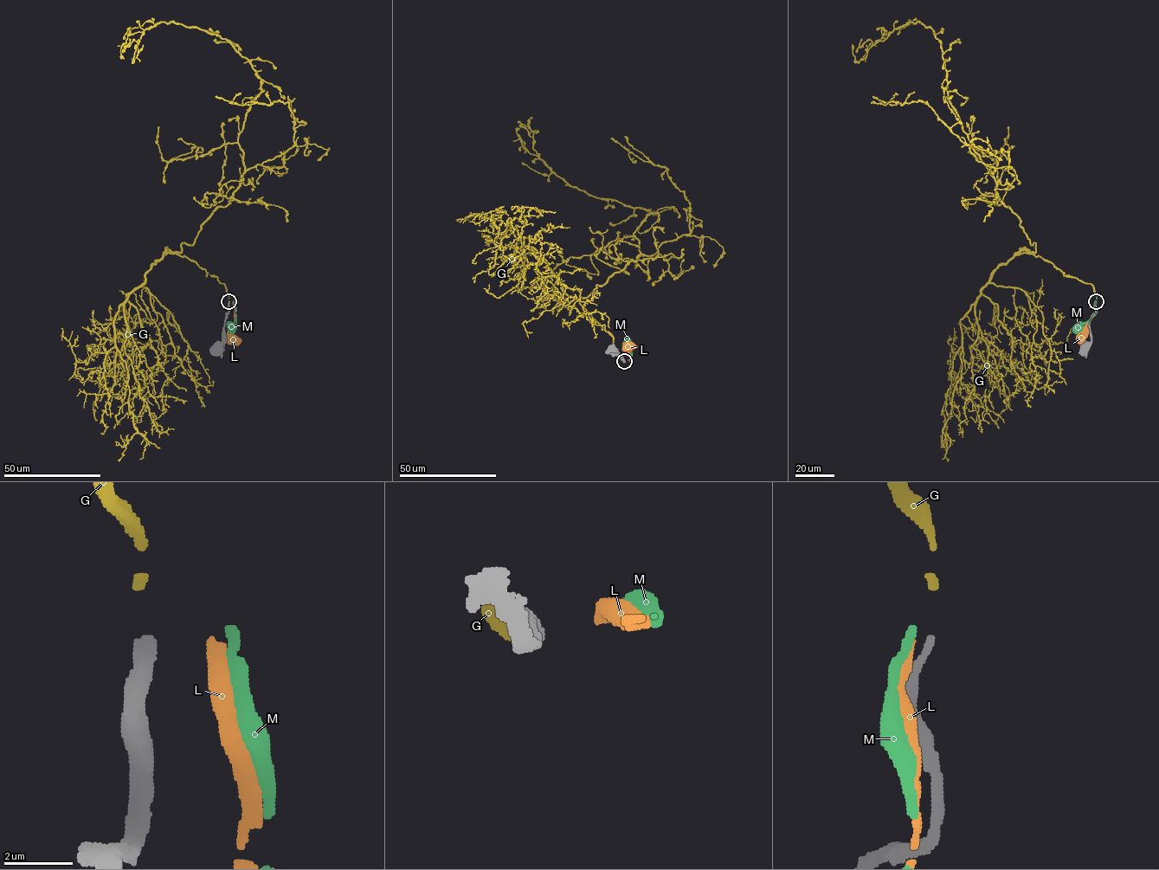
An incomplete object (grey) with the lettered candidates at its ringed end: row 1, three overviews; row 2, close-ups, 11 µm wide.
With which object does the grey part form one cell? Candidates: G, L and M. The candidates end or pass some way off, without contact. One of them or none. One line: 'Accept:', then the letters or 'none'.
Accept: G

